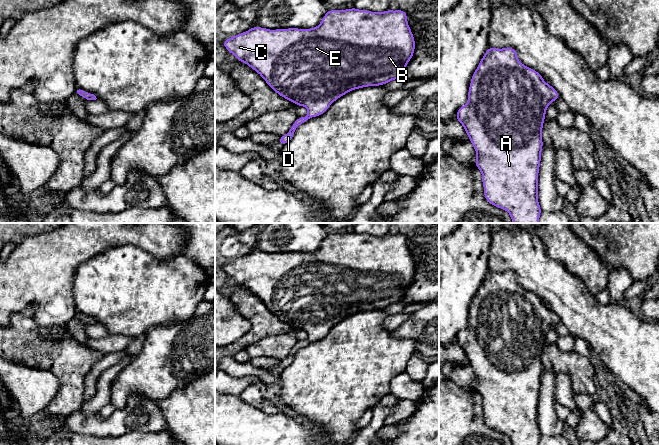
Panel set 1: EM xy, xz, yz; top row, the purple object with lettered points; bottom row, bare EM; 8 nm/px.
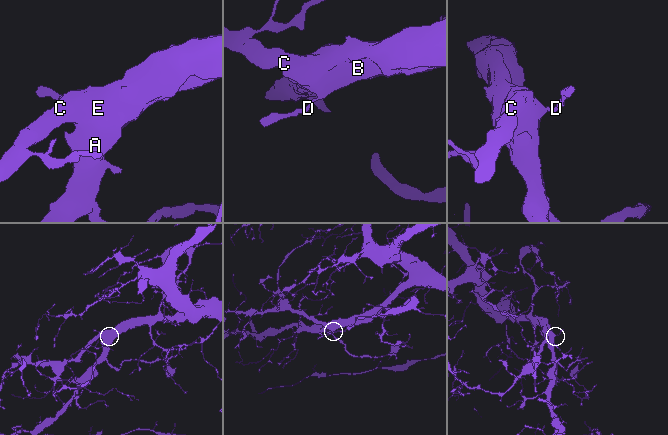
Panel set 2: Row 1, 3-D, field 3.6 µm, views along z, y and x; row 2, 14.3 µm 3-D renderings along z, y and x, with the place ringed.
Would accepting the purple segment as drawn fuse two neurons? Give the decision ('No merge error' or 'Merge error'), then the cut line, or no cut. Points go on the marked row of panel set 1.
No merge error. No split

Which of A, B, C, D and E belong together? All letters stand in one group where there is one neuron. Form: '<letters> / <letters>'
A B C D E

